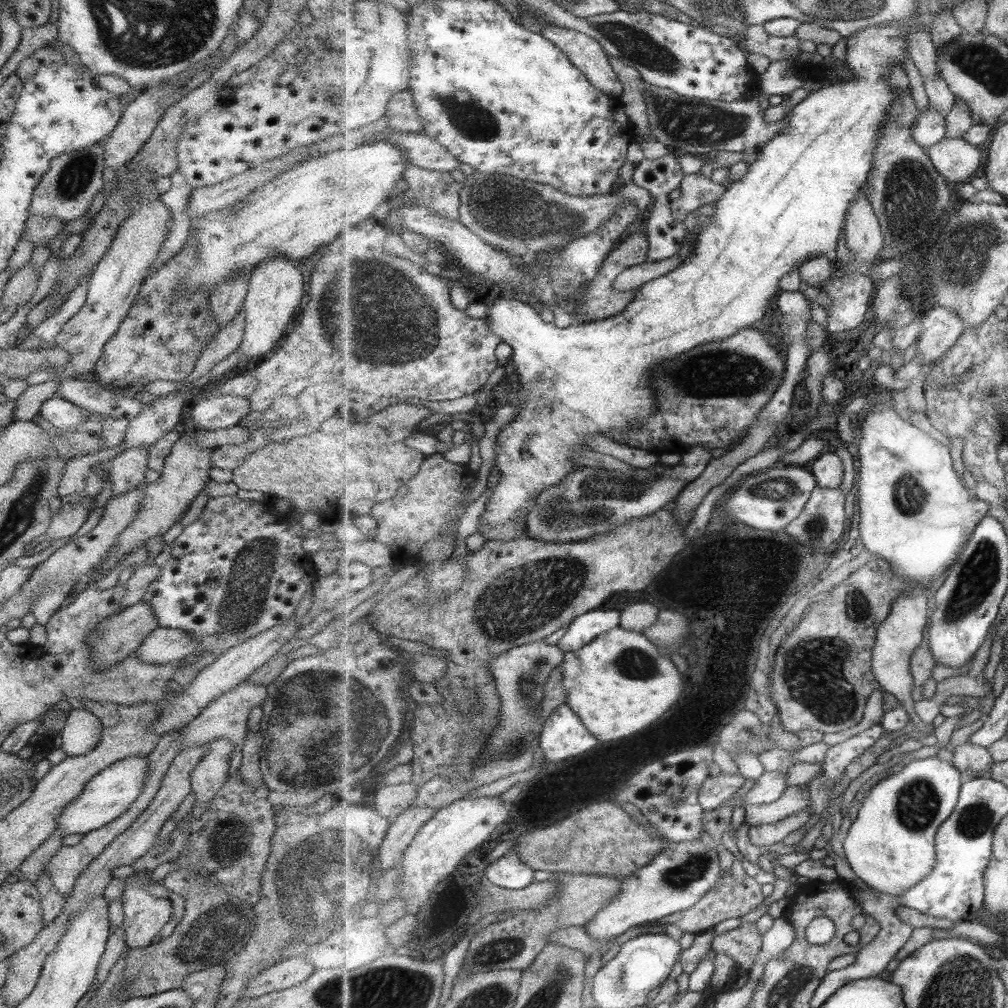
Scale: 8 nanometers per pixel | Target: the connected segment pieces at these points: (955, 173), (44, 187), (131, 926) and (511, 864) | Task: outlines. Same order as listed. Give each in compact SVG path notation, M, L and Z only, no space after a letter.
M945 137L927 152L939 173L956 186L970 183L975 172L979 172L985 162L983 150L964 138Z
M103 140L95 141L85 148L55 156L50 162L48 172L45 172L33 190L29 214L31 216L43 216L43 218L53 216L53 218L61 220L64 225L70 220L75 221L85 215L94 196L101 190L103 184L102 143Z
M135 880L124 883L120 901L125 942L130 948L150 945L153 936L158 935L172 915L172 904L168 898L157 898L146 893Z
M513 851L489 862L485 874L488 882L507 890L521 890L535 882L535 869Z

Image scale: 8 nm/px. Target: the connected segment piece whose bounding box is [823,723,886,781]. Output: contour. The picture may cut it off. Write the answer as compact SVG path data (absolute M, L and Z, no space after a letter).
M880 723L865 729L863 732L833 746L829 746L823 761L824 772L827 779L841 778L847 766L859 756L863 756L886 730Z

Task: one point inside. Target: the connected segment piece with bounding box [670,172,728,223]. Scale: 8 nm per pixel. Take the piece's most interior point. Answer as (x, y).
(697, 191)

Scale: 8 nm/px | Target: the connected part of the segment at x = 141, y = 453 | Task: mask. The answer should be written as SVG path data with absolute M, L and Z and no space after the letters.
M148 446L126 448L108 460L112 497L145 482Z

